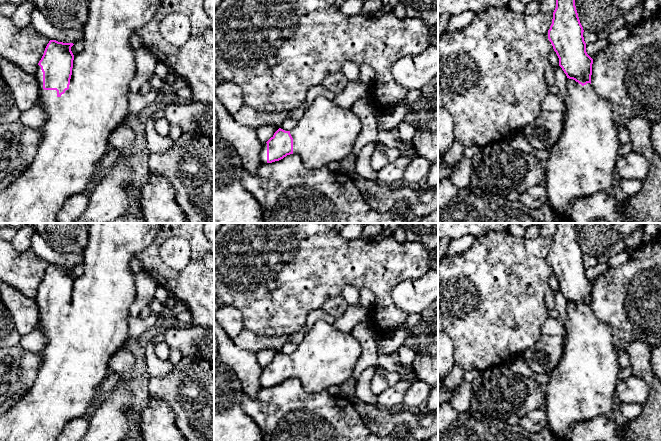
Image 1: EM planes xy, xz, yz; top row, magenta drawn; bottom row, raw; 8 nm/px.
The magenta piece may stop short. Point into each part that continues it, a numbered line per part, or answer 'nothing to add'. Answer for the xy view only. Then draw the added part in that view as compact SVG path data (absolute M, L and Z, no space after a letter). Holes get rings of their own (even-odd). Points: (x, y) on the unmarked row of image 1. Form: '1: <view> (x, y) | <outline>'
1: xy (75, 361) | M90 223L88 228L88 243L82 253L83 257L83 274L74 280L72 299L69 313L60 321L57 320L56 314L43 313L43 296L38 289L35 301L38 307L39 324L42 333L46 339L45 348L40 352L41 364L35 382L28 393L17 403L15 403L6 413L0 416L0 441L57 441L62 430L69 421L83 417L88 409L95 405L96 396L100 384L109 373L109 360L112 356L127 343L129 328L128 317L130 316L130 307L136 297L136 287L134 282L134 273L130 268L130 261L136 258L136 255L151 245L158 237L161 231L162 223Z

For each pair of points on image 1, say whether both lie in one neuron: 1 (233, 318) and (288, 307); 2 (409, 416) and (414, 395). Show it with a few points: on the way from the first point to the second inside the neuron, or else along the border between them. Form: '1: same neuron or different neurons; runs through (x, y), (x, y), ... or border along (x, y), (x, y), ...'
1: different neurons; border along (224, 304), (234, 306), (240, 311), (244, 327)
2: different neurons; border along (411, 408), (416, 410)

